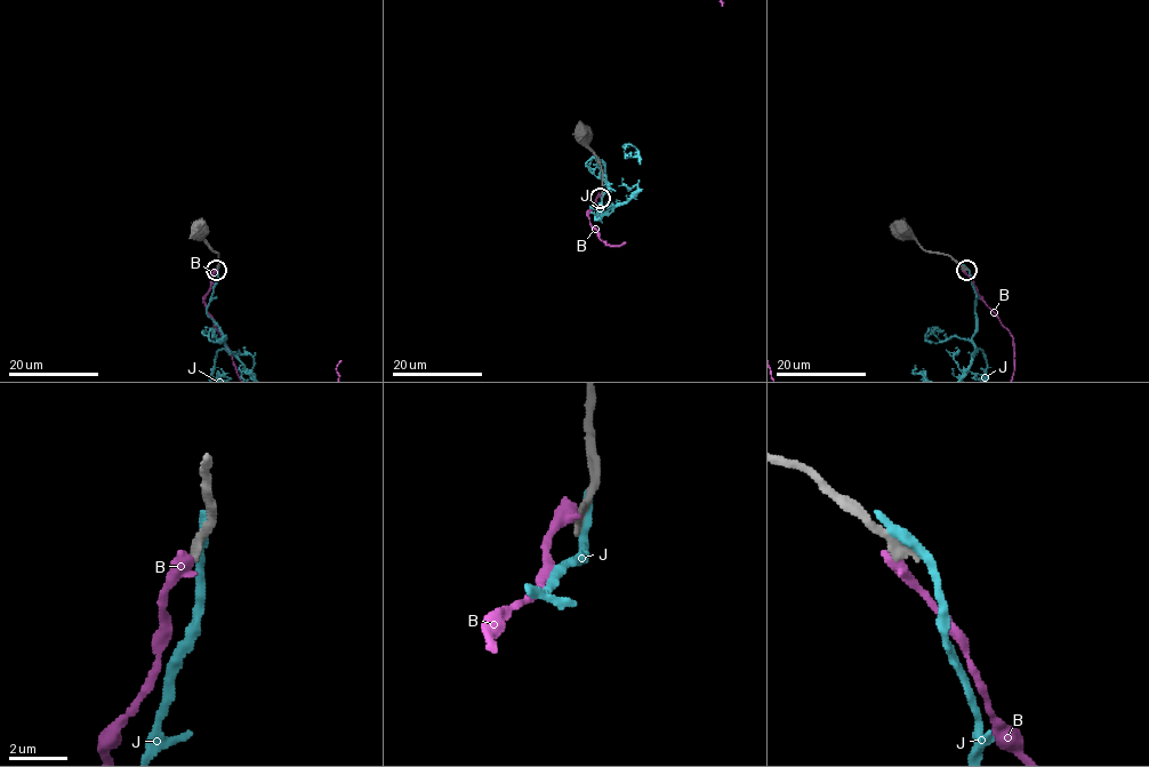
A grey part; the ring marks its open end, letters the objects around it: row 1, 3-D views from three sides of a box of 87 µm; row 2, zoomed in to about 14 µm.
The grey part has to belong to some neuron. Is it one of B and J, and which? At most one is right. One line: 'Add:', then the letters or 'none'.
Add: none

